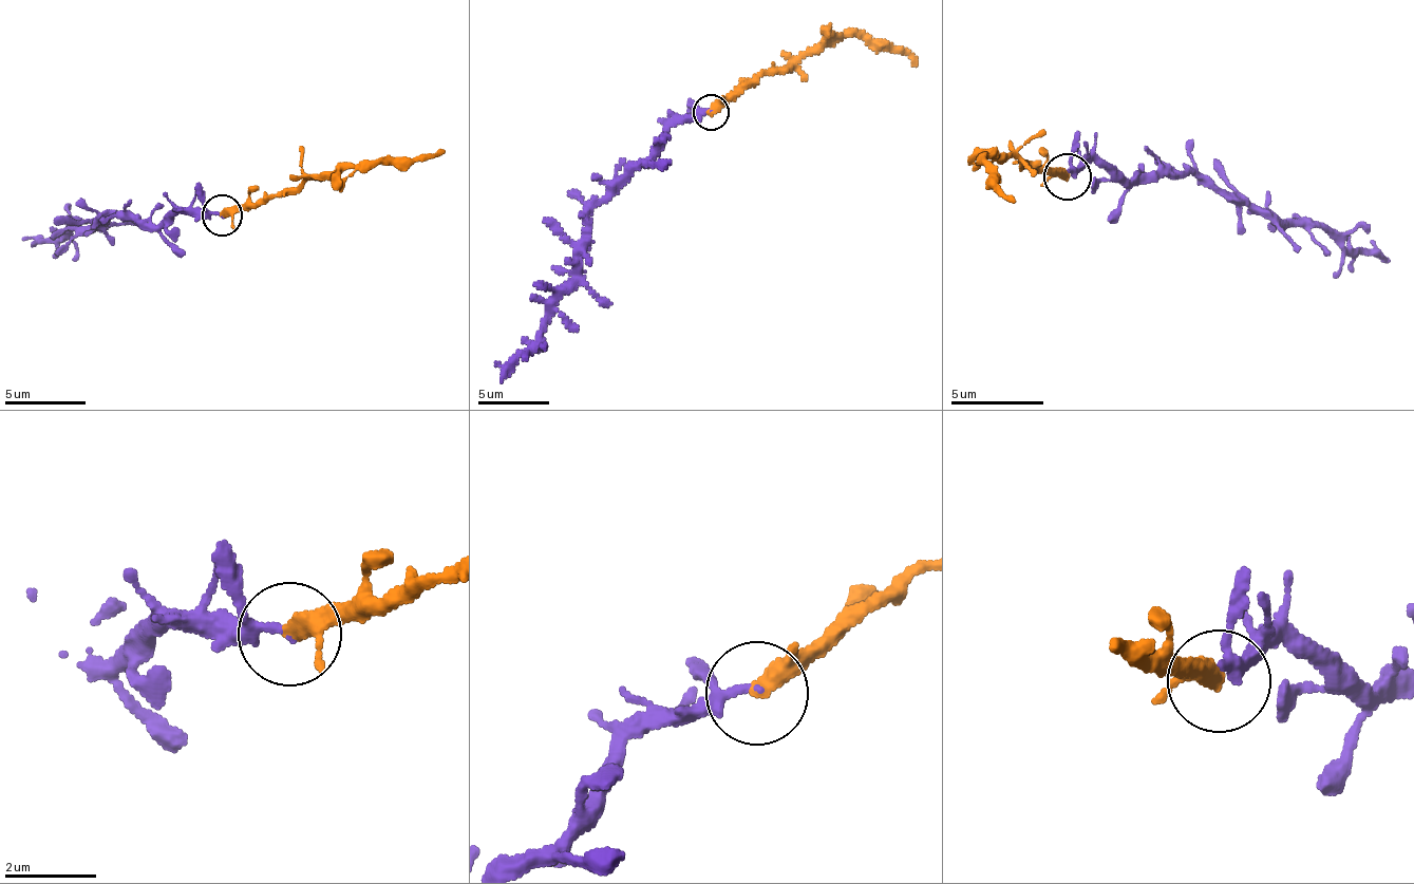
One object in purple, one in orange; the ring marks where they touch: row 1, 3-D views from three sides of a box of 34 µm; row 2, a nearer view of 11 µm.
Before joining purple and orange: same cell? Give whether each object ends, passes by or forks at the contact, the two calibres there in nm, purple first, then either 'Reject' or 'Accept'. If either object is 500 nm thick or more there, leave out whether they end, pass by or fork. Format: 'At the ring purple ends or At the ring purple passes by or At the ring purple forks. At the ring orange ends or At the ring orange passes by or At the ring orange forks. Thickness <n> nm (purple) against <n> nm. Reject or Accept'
At the ring purple passes by. At the ring orange passes by. Thickness 120 nm (purple) against 300 nm. Accept

